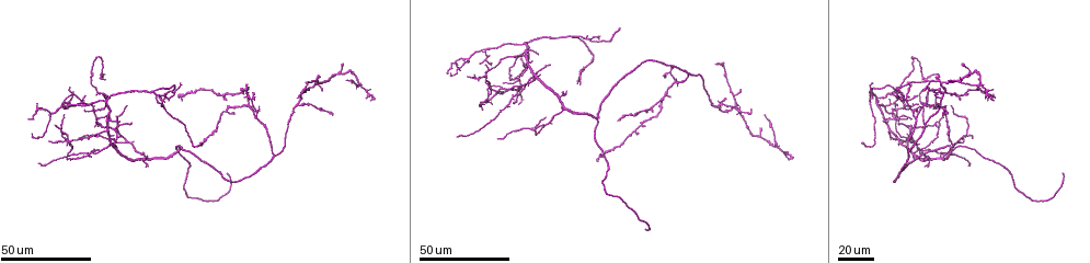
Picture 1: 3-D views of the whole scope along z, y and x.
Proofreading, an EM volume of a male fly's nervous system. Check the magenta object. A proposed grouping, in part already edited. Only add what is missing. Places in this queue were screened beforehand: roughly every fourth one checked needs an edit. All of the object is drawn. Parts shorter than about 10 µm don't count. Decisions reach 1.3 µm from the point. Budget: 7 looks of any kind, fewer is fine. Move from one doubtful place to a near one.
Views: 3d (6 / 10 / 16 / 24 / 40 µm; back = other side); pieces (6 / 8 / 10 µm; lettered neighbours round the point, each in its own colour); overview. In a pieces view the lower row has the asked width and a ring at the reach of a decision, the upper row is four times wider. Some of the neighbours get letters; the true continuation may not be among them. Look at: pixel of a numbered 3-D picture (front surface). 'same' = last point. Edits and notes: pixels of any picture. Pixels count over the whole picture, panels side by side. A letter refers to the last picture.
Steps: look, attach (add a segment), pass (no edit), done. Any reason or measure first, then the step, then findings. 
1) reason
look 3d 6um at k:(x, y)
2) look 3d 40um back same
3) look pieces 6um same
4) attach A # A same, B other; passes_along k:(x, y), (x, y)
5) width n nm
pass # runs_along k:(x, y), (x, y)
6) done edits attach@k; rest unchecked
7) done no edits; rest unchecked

an open end
look 3d 40um at 1:(652, 112)

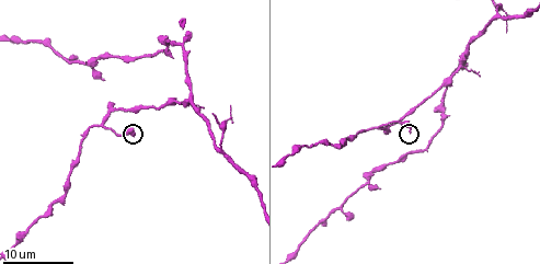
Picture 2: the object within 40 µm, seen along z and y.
what lies round it
look pieces 6um at 2:(410, 130)

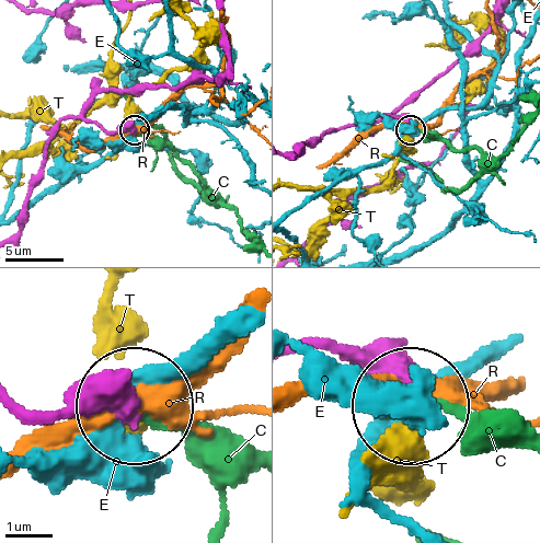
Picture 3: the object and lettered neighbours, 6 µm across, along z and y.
pass # C other, E other, R other, T other; none of them fits

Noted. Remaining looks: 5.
look 3d 24um at 1:(229, 175)

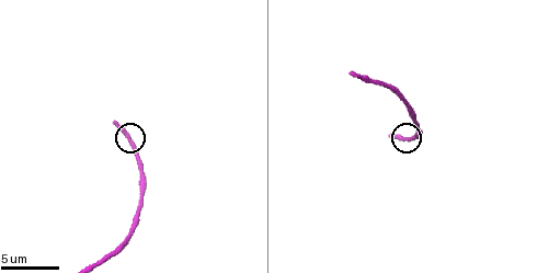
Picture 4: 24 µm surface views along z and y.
look pieces 10um at 4:(392, 137)

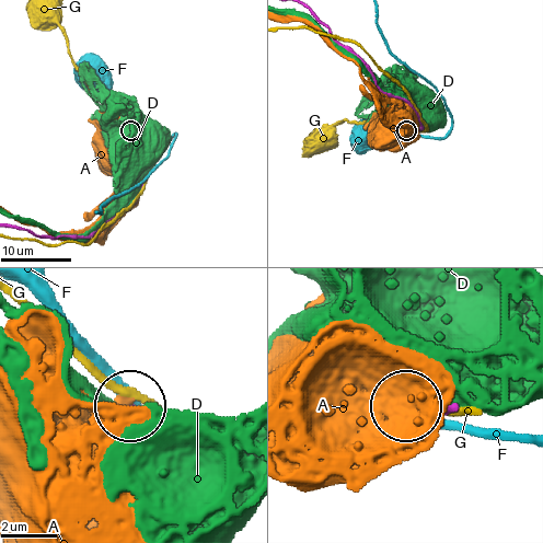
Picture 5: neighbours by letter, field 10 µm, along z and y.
pass # A other, D other, F other, G other; none of them fits

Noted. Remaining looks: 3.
end of a long branch
look 3d 24um at 1:(38, 164)

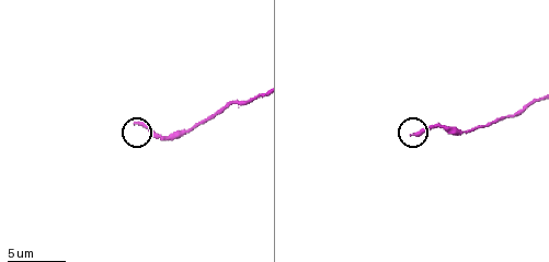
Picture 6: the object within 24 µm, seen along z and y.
what lies round it
look pieces 8um at 6:(414, 134)

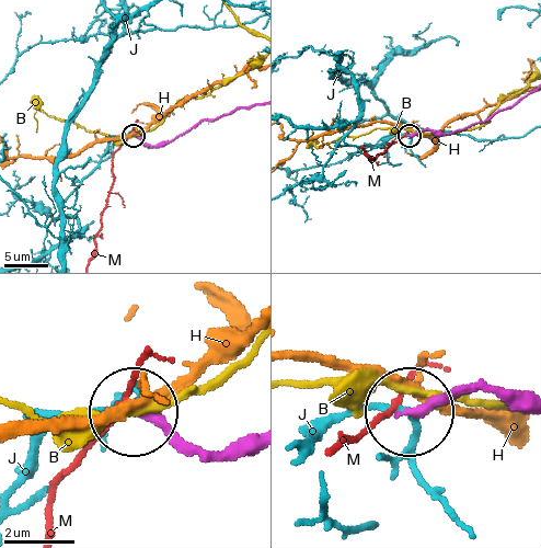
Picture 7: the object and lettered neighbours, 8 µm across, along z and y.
pass # B other, H other, J other, M other; runs_along 7:(522, 402), (451, 394), (410, 411); none of them fits

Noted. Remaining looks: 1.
done no edits; rest unchecked

